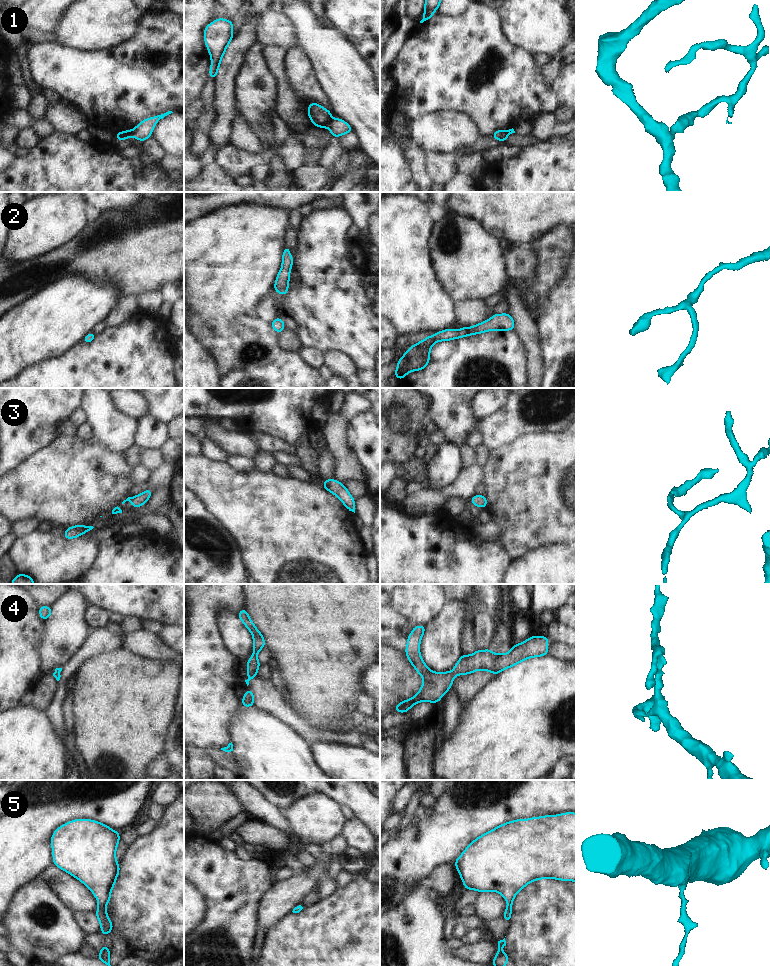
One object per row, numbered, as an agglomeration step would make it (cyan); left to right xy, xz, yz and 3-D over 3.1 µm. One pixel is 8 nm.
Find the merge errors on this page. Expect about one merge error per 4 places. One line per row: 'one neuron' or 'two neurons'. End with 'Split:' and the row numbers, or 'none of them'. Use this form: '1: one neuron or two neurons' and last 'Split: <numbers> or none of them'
1: two neurons
2: one neuron
3: one neuron
4: one neuron
5: one neuron
Split: 1

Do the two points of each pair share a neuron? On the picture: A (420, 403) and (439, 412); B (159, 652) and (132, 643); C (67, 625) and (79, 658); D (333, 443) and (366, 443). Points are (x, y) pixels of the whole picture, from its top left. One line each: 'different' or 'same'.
A: different
B: same
C: different
D: different

